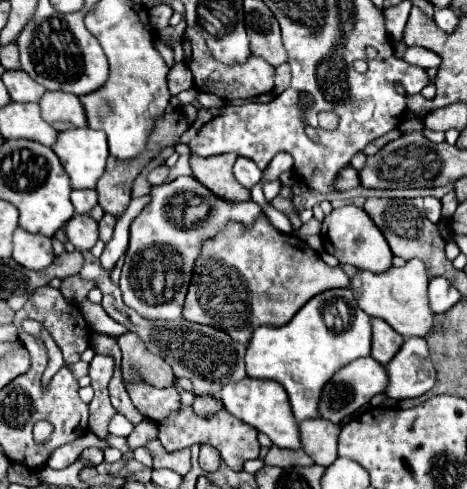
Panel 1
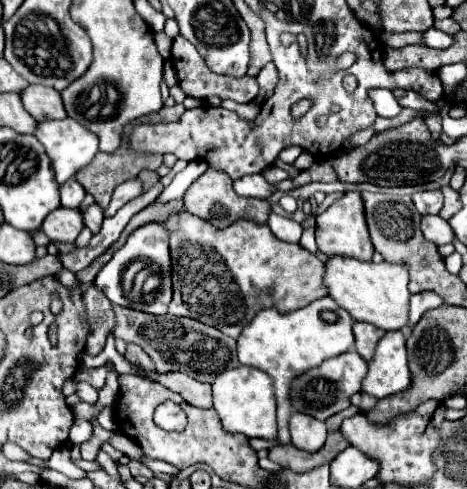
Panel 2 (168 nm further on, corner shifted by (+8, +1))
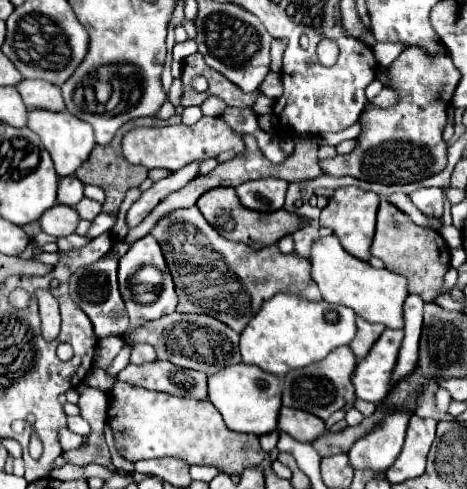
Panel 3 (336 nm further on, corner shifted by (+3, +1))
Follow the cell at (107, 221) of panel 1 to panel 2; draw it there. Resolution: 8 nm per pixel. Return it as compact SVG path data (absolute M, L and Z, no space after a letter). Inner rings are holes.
M96 203L90 205L82 215L84 215L84 223L86 223L86 227L88 227L92 233L100 231L100 225L102 225L102 221L104 221L104 211L102 211Z

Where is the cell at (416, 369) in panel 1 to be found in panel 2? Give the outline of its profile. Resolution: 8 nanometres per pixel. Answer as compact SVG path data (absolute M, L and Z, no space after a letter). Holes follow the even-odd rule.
M388 331L378 343L374 359L368 363L362 391L382 399L406 391L410 385L412 373L406 359L406 337L402 331Z

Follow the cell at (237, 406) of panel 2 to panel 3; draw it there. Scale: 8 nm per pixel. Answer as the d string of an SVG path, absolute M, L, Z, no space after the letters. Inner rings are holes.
M245 363L227 365L209 377L207 397L219 409L225 425L231 431L265 435L277 429L277 417L281 409L281 379L273 373Z

